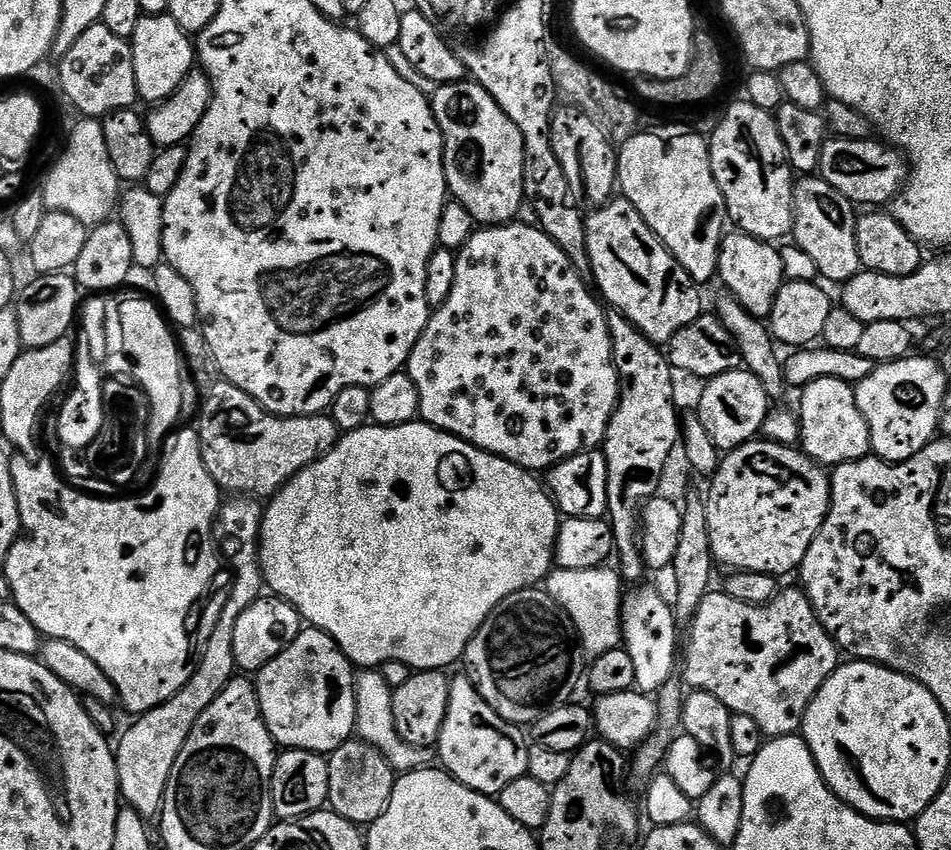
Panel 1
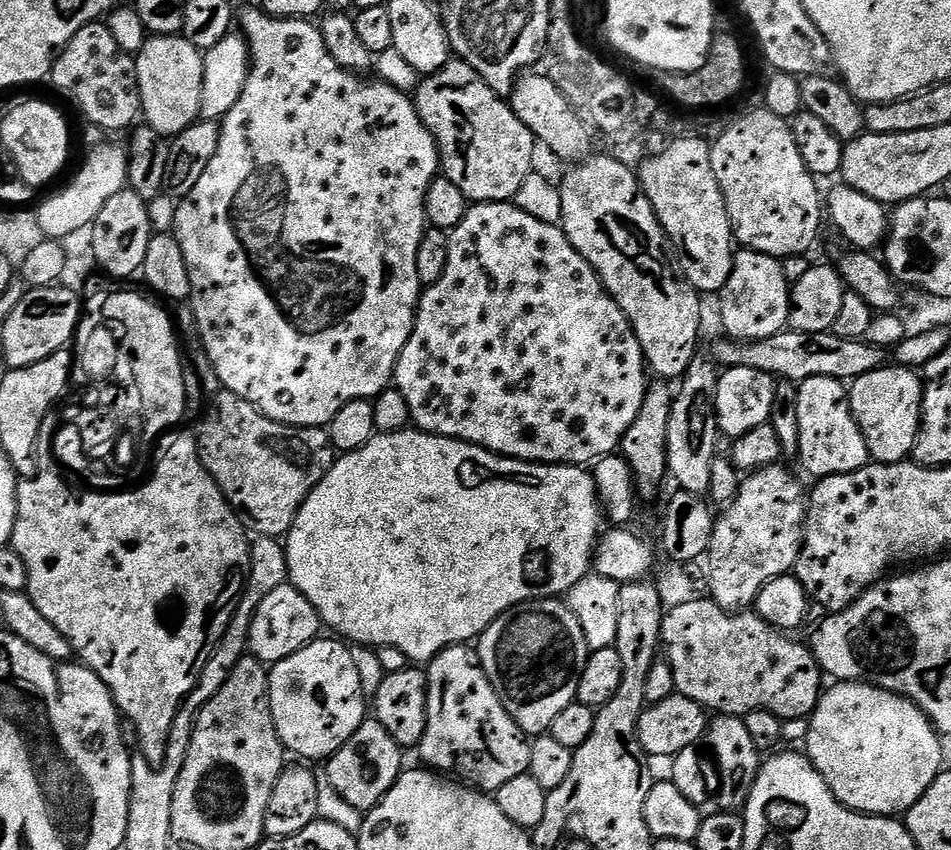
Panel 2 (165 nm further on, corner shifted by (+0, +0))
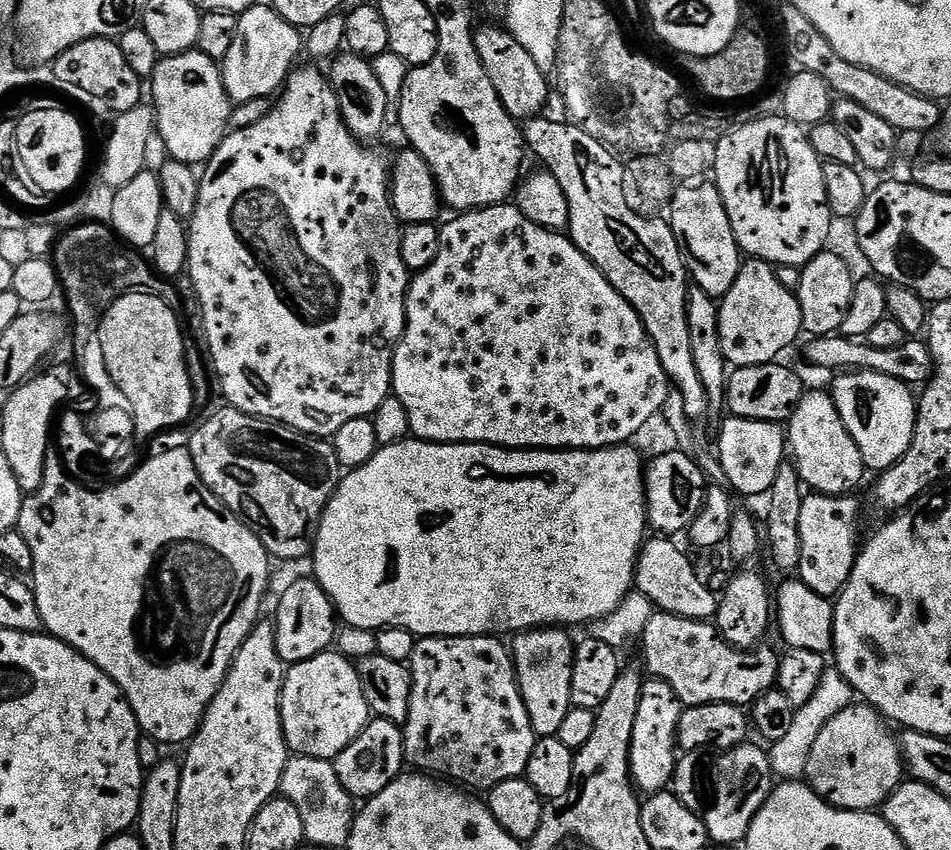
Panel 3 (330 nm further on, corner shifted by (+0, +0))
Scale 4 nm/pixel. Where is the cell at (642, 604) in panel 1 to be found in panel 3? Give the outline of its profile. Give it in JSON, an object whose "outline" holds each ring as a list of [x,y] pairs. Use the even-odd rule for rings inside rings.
{"outline":[[[645,679],[642,686],[642,702],[638,702],[638,718],[634,721],[634,738],[630,750],[632,782],[641,793],[663,792],[671,785],[678,759],[676,735],[681,711],[680,700],[665,680]]]}

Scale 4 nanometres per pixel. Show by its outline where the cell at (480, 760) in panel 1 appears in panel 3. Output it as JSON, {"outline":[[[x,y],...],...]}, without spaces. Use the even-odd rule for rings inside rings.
{"outline":[[[425,636],[417,639],[410,661],[410,714],[402,725],[404,758],[411,767],[412,764],[416,767],[413,769],[455,782],[468,790],[490,790],[527,773],[530,754],[538,737],[522,702],[509,645],[504,642],[494,636]]]}

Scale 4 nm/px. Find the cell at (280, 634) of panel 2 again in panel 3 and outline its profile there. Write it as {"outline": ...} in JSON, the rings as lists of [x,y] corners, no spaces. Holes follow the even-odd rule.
{"outline":[[[315,578],[296,580],[280,596],[276,604],[276,649],[285,665],[306,662],[335,645],[338,631],[336,606]]]}

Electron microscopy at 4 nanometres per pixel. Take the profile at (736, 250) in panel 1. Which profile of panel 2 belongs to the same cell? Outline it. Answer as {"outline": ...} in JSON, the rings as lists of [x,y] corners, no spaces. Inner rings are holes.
{"outline":[[[740,250],[733,255],[730,278],[718,293],[720,320],[733,340],[761,340],[788,328],[788,315],[792,309],[790,285],[783,263],[777,257],[761,252]]]}

